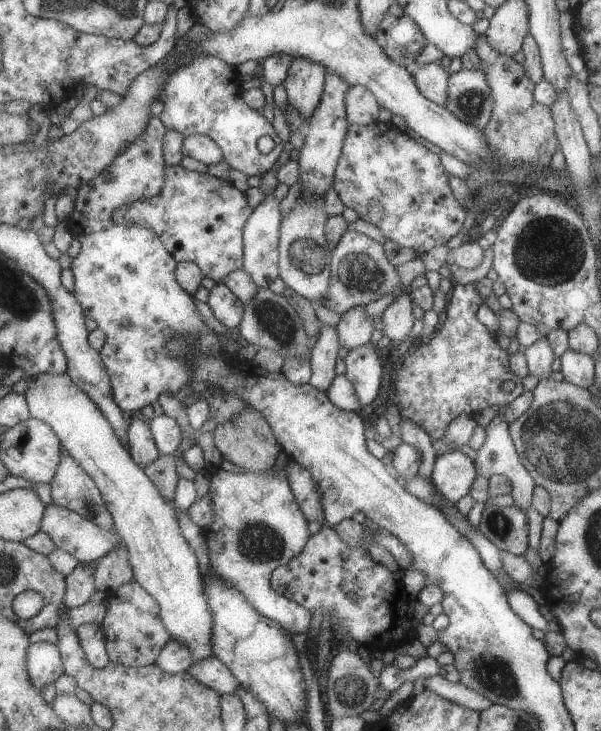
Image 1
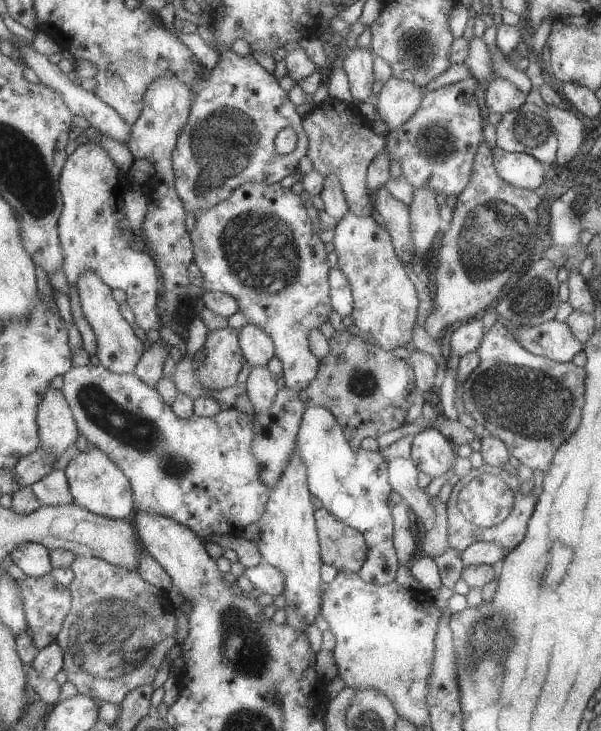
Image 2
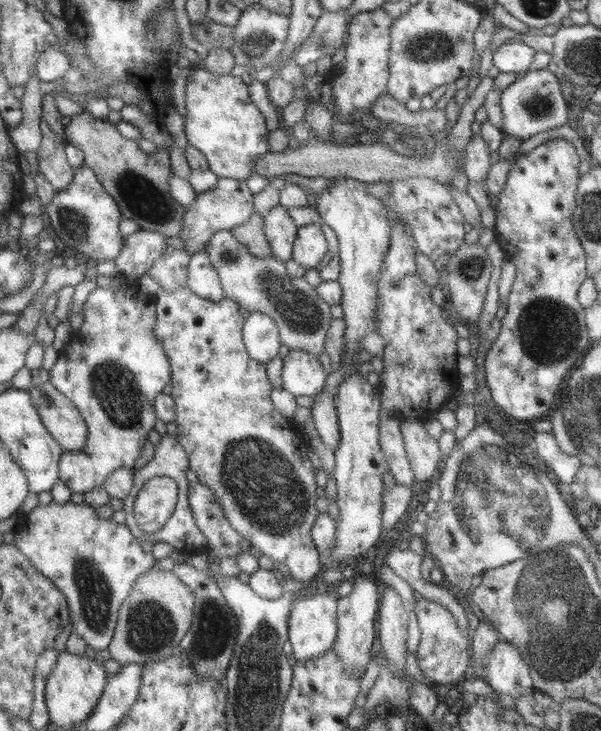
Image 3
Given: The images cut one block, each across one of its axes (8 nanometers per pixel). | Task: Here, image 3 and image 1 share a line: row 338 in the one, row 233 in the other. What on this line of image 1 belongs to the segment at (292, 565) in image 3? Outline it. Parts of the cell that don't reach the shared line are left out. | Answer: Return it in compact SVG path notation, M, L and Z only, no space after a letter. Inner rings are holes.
M174 164L166 168L166 188L162 190L162 194L122 206L120 210L116 210L114 218L118 224L148 226L158 232L180 264L183 261L196 262L204 270L206 277L223 284L230 274L245 269L245 229L254 214L255 209L248 202L248 194L237 188L230 178L222 180L209 173L192 172L186 170L182 164Z

